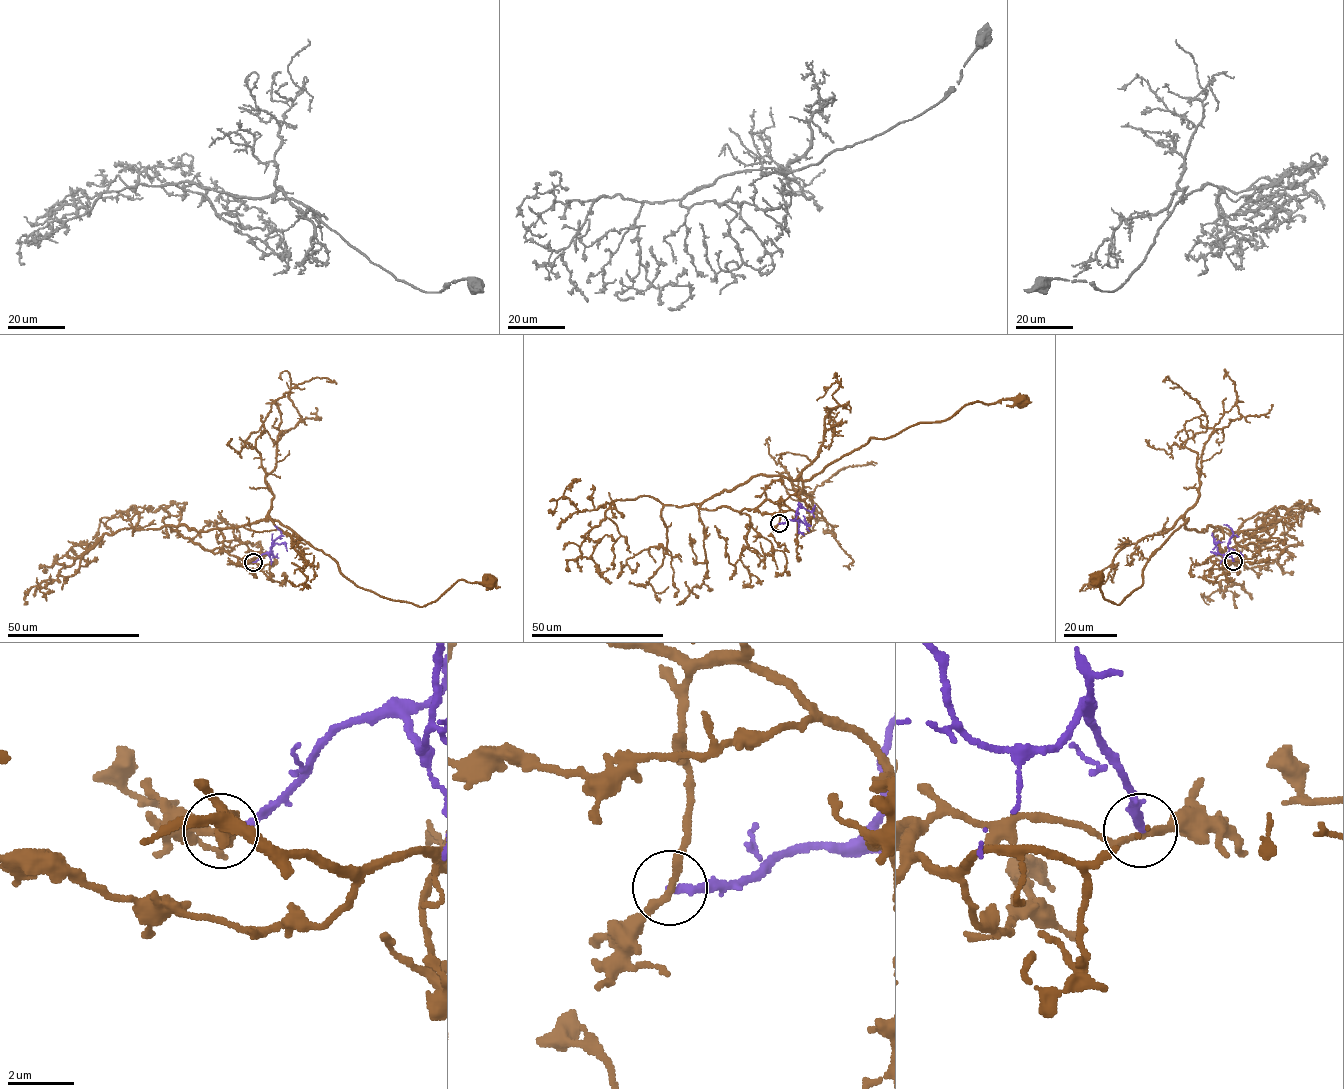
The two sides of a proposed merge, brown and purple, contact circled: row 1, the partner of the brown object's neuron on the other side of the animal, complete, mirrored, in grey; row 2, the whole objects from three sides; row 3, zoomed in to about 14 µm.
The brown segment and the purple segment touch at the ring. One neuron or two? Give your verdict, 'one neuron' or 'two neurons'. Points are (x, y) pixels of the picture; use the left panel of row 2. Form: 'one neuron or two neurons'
two neurons

